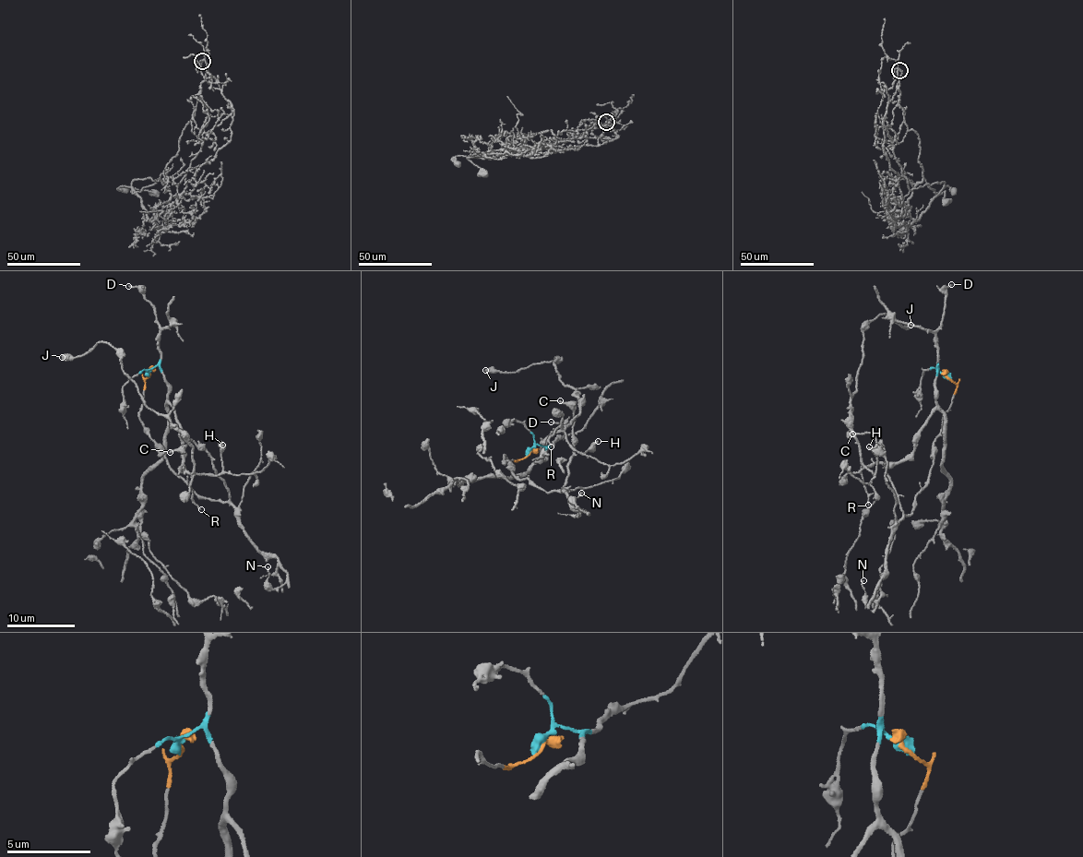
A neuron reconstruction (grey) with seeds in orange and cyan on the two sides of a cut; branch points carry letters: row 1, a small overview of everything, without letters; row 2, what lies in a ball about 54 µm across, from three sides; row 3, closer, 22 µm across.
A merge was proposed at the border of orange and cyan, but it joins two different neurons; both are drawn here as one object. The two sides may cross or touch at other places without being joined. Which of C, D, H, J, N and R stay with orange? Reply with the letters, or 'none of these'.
C, N

